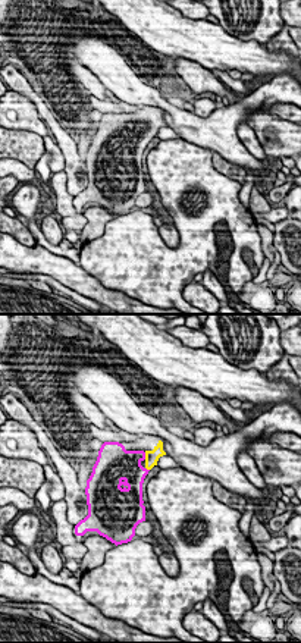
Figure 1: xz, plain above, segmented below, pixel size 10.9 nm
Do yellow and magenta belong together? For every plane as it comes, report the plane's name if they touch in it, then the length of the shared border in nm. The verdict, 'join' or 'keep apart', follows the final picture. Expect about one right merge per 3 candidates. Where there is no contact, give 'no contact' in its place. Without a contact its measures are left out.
meets yellow in xz; contact 80 nm long

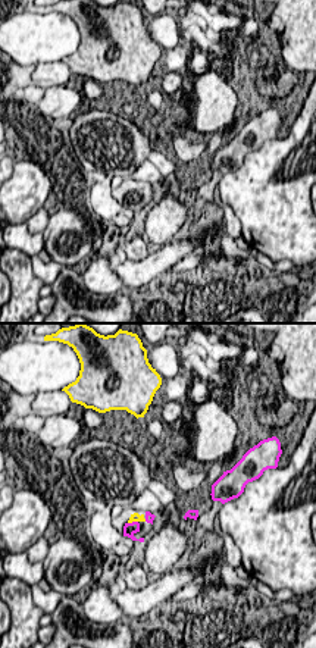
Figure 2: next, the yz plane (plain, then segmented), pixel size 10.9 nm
meets yellow in yz; contact 120 nm long

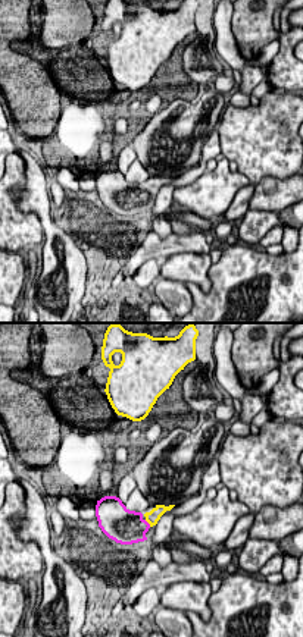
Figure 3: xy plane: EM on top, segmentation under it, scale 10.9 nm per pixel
meets yellow in xy; contact 110 nm long

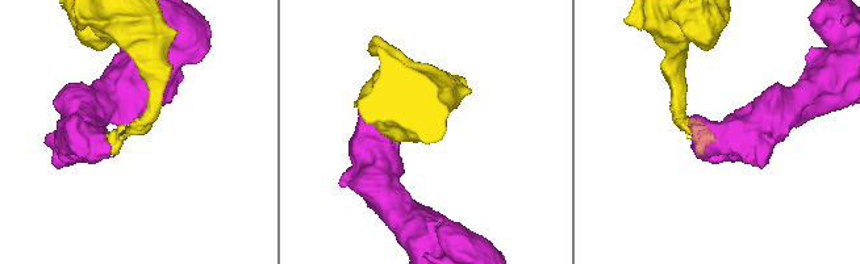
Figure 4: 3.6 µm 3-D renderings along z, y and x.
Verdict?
join

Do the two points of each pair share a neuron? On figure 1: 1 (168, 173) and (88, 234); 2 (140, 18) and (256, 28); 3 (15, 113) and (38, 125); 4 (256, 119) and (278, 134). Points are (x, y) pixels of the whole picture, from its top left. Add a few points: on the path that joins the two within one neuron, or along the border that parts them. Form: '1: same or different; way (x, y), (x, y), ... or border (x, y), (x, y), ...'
1: different; border (115, 216), (99, 237), (90, 240)
2: different; border (218, 24), (235, 37), (253, 38)
3: same; way (21, 115), (33, 124)
4: same; way (262, 122), (272, 131)

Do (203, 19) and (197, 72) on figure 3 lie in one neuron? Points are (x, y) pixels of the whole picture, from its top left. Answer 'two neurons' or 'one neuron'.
one neuron

